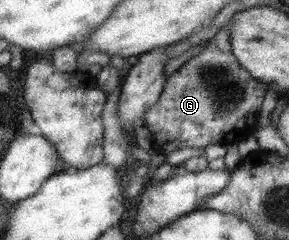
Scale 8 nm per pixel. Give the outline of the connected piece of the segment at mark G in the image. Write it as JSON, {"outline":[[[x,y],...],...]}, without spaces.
{"outline":[[[229,20],[205,42],[200,52],[165,78],[158,100],[143,114],[143,124],[151,133],[156,152],[167,155],[184,147],[237,144],[255,131],[268,86],[240,67],[231,53],[228,27]]]}

